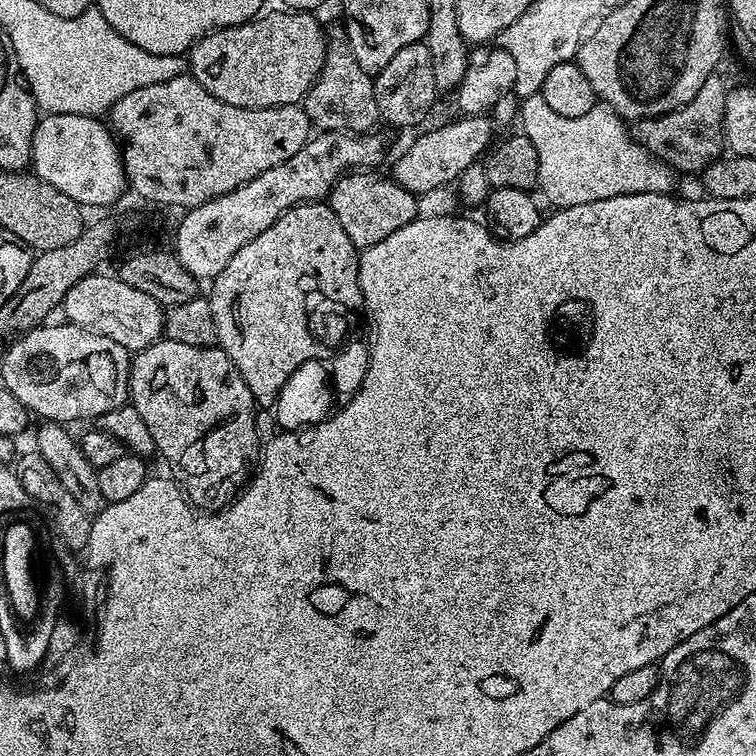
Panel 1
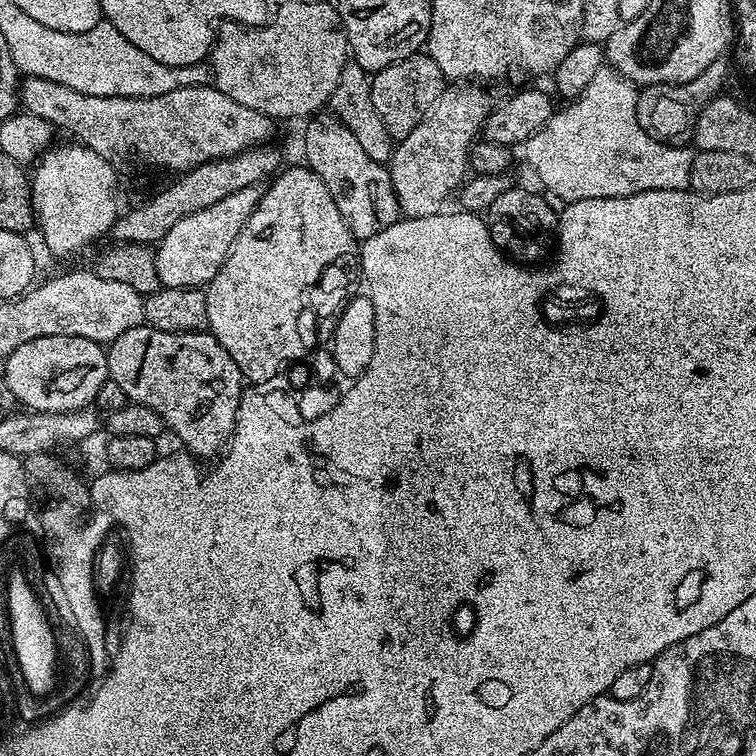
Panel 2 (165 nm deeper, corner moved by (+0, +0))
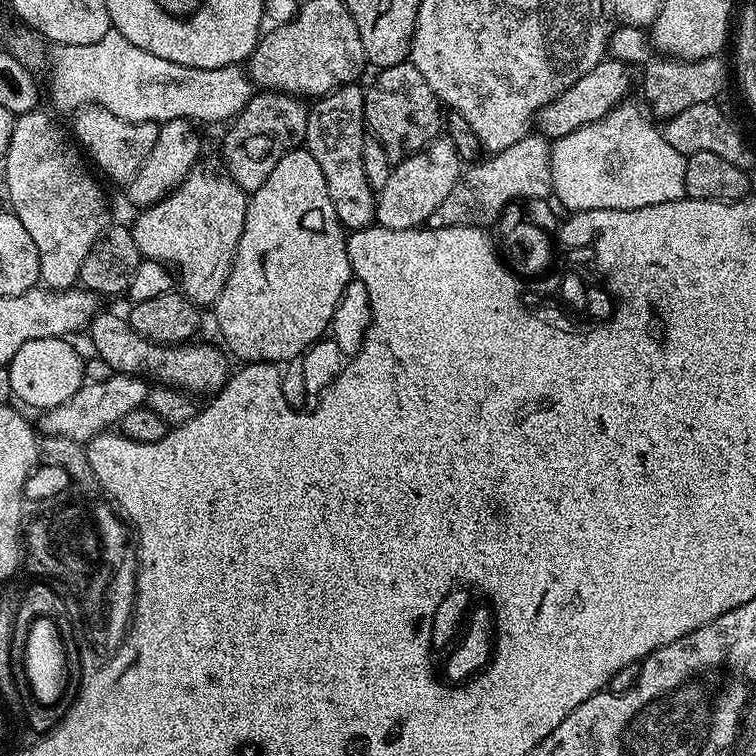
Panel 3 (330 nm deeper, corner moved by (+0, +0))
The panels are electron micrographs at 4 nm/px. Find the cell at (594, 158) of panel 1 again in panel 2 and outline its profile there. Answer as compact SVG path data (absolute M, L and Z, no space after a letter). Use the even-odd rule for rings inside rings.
M613 75L612 80L591 80L584 92L531 135L522 150L542 182L562 202L596 197L628 197L646 190L686 190L695 151L683 145L658 142L646 134L637 114L638 95L632 81Z

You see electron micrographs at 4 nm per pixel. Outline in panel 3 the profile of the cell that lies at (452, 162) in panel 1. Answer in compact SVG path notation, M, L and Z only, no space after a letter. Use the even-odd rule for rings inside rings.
M600 60L598 66L590 70L590 74L582 74L582 78L574 82L574 86L568 87L554 102L542 108L534 121L537 131L549 140L555 140L600 120L627 97L625 95L632 88L632 76L628 72L631 72L629 65L622 60Z

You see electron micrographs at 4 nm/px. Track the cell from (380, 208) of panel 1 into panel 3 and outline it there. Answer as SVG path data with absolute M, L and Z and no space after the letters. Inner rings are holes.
M359 83L348 84L345 88L334 90L328 96L319 97L311 105L306 126L307 150L310 154L314 154L314 162L322 166L322 174L326 178L326 190L330 194L330 202L334 202L334 214L338 214L341 224L348 230L373 227L378 199L370 182L366 182L366 170L362 170L362 146L366 139L366 125L364 123L365 89L360 87Z

